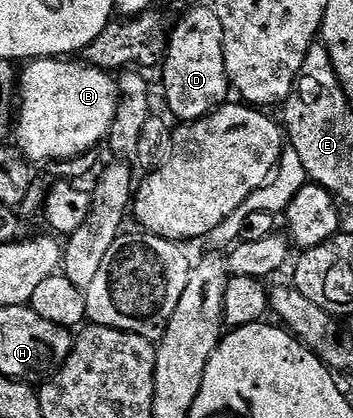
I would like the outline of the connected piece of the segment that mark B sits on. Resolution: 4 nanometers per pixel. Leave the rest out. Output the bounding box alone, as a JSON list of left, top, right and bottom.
[16,58,117,165]

